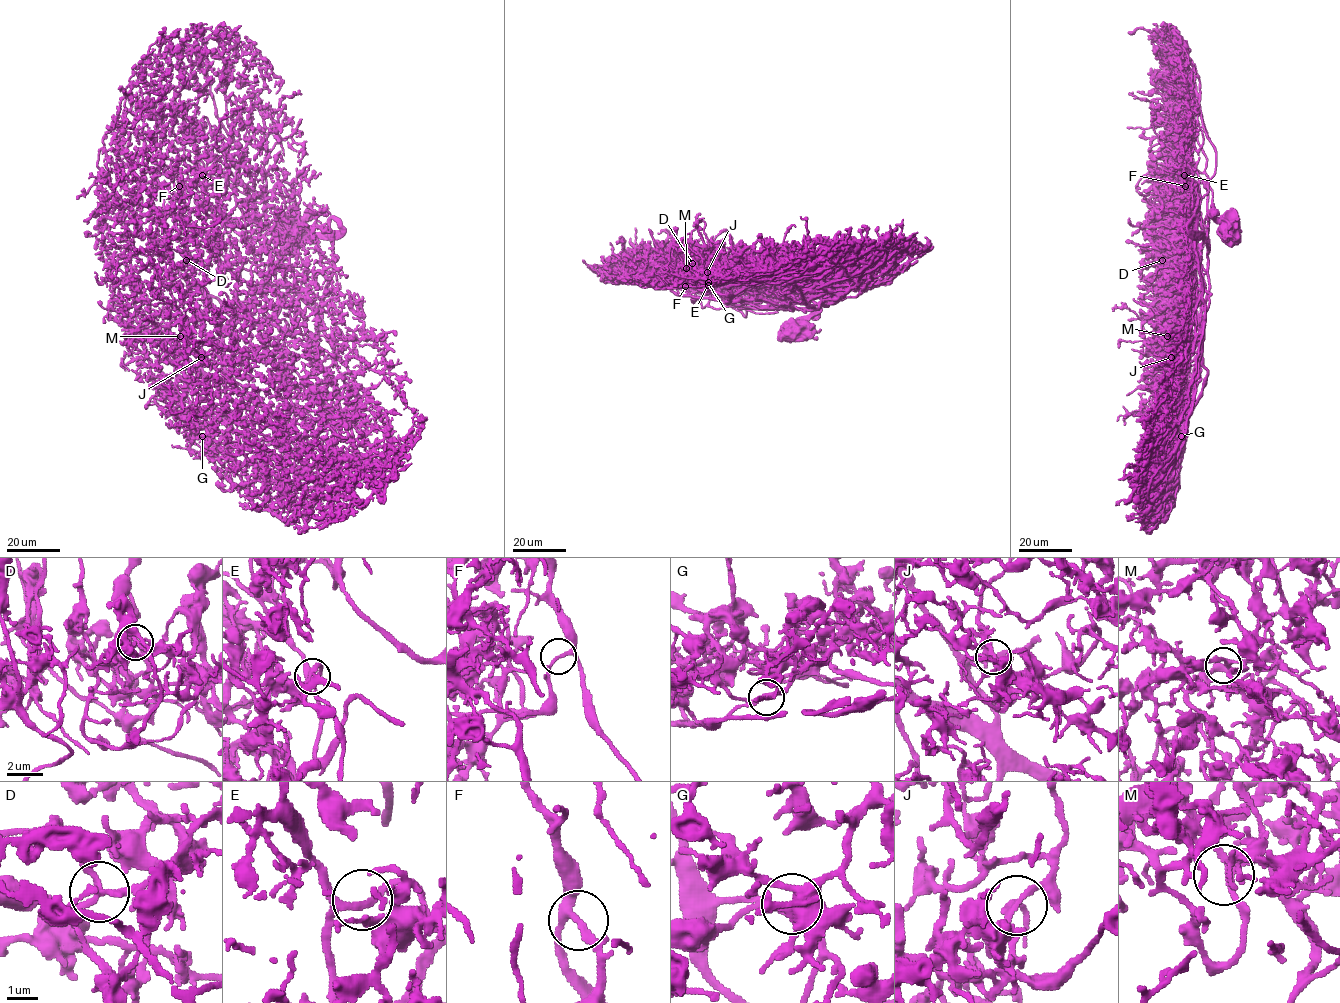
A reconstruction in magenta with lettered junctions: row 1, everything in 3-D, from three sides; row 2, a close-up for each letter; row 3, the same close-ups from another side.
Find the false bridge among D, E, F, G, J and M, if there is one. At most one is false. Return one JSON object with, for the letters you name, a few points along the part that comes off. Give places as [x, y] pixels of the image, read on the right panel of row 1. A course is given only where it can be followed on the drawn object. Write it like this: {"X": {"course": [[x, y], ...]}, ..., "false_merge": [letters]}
{"false_merge": []}

